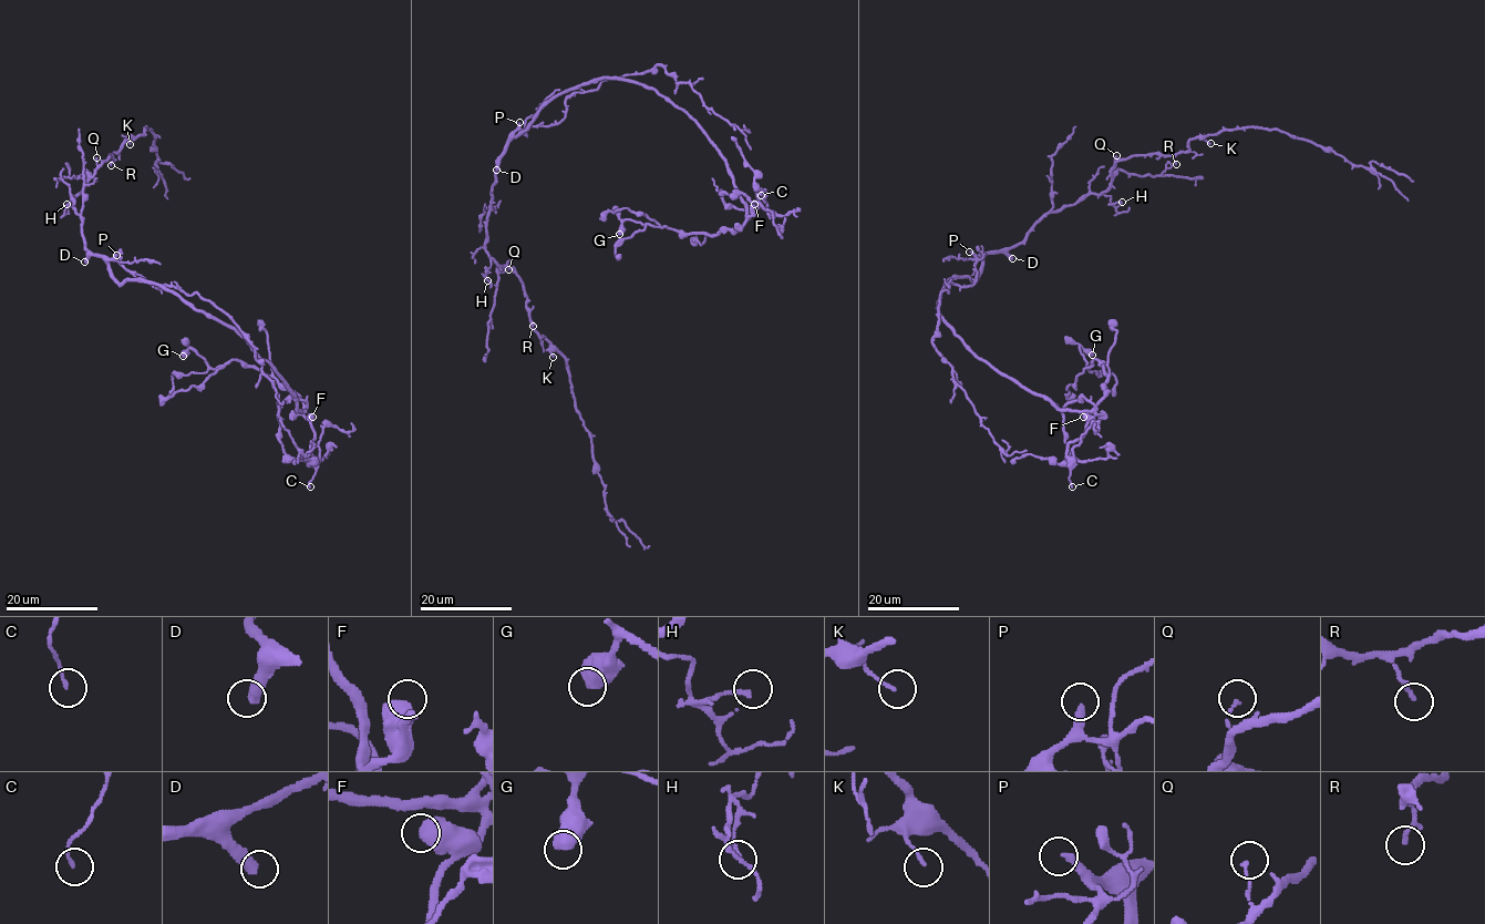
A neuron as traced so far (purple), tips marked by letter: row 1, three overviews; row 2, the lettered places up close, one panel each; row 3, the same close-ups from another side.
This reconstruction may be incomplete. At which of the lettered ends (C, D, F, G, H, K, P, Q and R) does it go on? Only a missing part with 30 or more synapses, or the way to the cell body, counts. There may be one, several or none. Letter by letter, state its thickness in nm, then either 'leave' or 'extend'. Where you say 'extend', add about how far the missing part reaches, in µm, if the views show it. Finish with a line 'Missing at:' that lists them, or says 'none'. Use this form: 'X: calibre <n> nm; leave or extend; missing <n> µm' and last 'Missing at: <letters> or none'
C: calibre 130 nm; leave
D: calibre 440 nm; extend; missing 130 µm
F: calibre 650 nm; leave
G: calibre 600 nm; leave
H: calibre 180 nm; leave
K: calibre 110 nm; leave
P: calibre 280 nm; extend; missing 60 µm
Q: calibre 120 nm; leave
R: calibre 90 nm; leave
Missing at: D, P

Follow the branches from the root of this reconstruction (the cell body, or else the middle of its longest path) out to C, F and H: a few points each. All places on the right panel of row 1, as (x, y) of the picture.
C: (982, 262), (975, 280), (949, 278), (940, 315), (993, 369), (1061, 409), (1094, 414), (1068, 448), (1072, 486)
F: (982, 262), (975, 280), (949, 278), (937, 307), (940, 315), (993, 369), (1061, 409), (1094, 414), (1083, 417)
H: (982, 262), (988, 253), (1017, 246), (1048, 213), (1074, 205), (1091, 194), (1110, 196), (1113, 204), (1122, 202)

